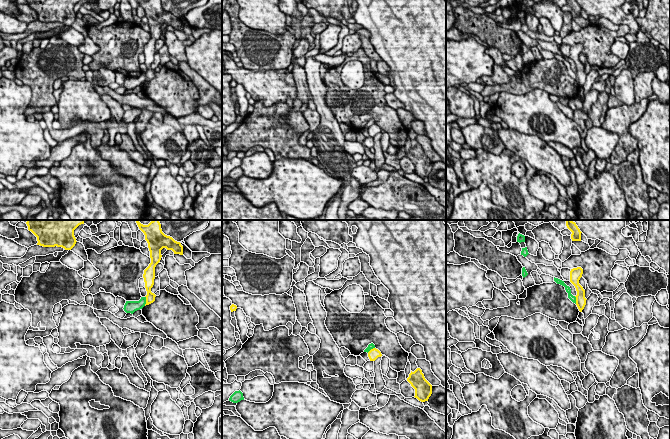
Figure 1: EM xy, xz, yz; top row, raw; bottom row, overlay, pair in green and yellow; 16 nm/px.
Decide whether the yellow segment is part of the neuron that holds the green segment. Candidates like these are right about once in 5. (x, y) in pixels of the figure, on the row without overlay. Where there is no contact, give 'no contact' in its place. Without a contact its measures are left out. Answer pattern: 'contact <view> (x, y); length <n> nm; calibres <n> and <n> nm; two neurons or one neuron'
contact xy (145, 77); length 160 nm; calibres 190 and 160 nm; two neurons

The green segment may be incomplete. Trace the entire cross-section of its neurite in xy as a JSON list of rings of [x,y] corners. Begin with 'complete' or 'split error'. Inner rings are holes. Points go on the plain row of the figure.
complete | [[[141,73],[139,77],[126,77],[124,87],[133,90],[135,87],[142,85],[146,80],[146,73]]]

